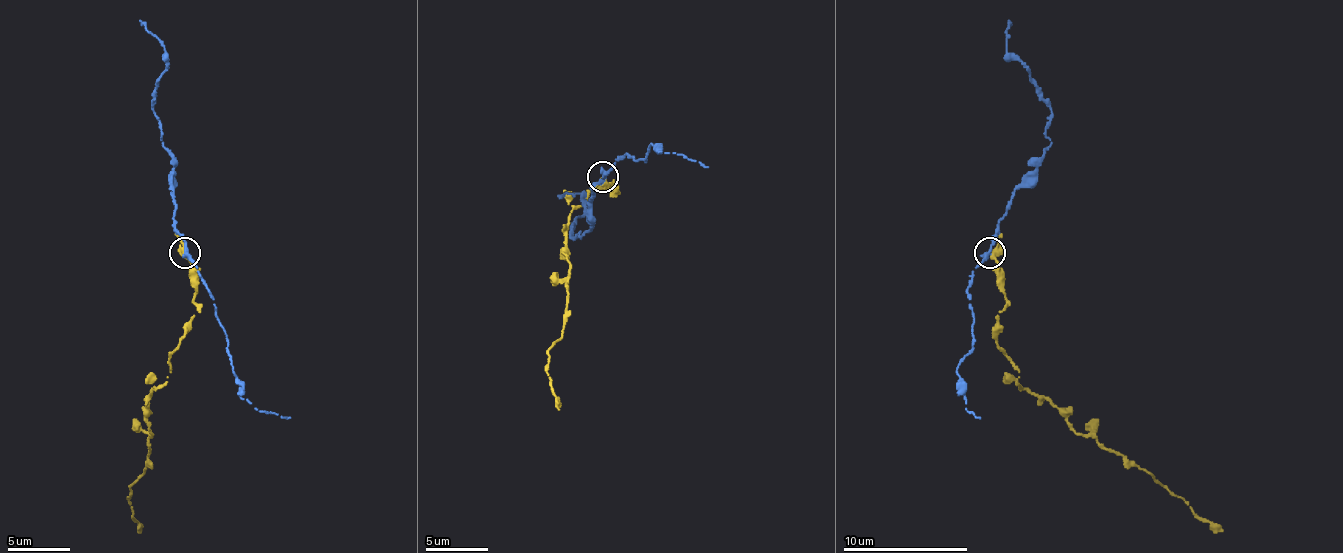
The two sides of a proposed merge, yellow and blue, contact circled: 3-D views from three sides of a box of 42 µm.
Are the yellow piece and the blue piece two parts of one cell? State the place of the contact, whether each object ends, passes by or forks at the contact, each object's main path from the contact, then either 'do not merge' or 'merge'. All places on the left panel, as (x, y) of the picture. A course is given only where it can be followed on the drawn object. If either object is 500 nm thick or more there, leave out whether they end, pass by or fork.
at (184, 252); yellow runs (184, 252), (199, 311), (168, 361), (171, 373), (149, 395), (149, 463), (128, 501), (140, 532); blue runs (184, 252), (184, 236), (174, 227), (174, 161), (162, 143), (152, 105), (165, 49), (140, 21); do not merge

